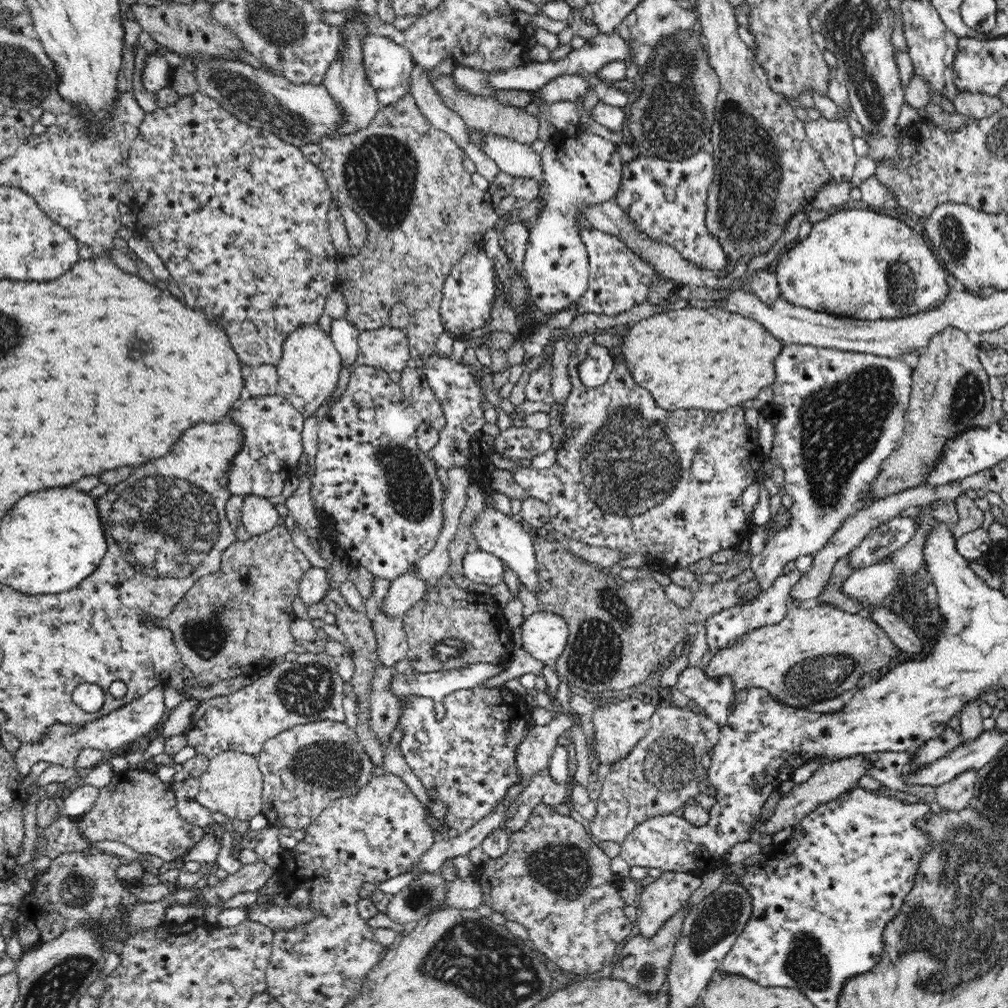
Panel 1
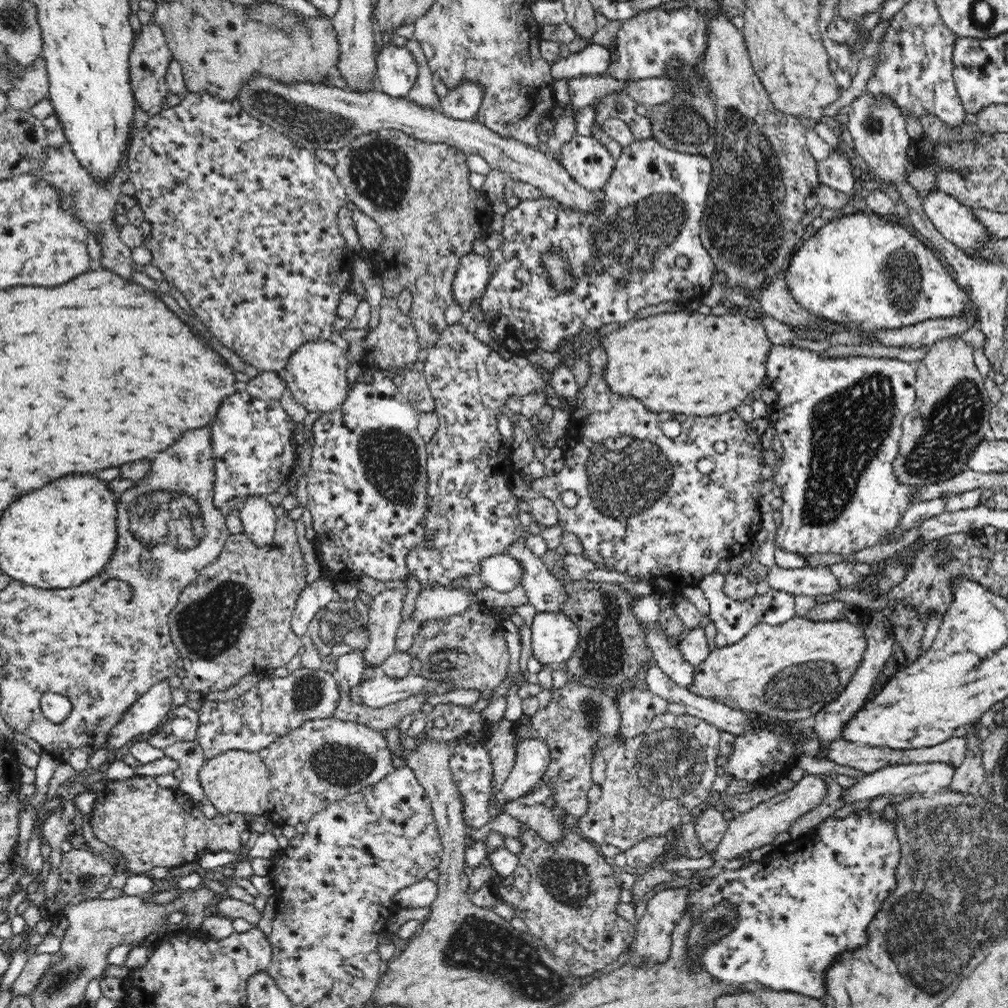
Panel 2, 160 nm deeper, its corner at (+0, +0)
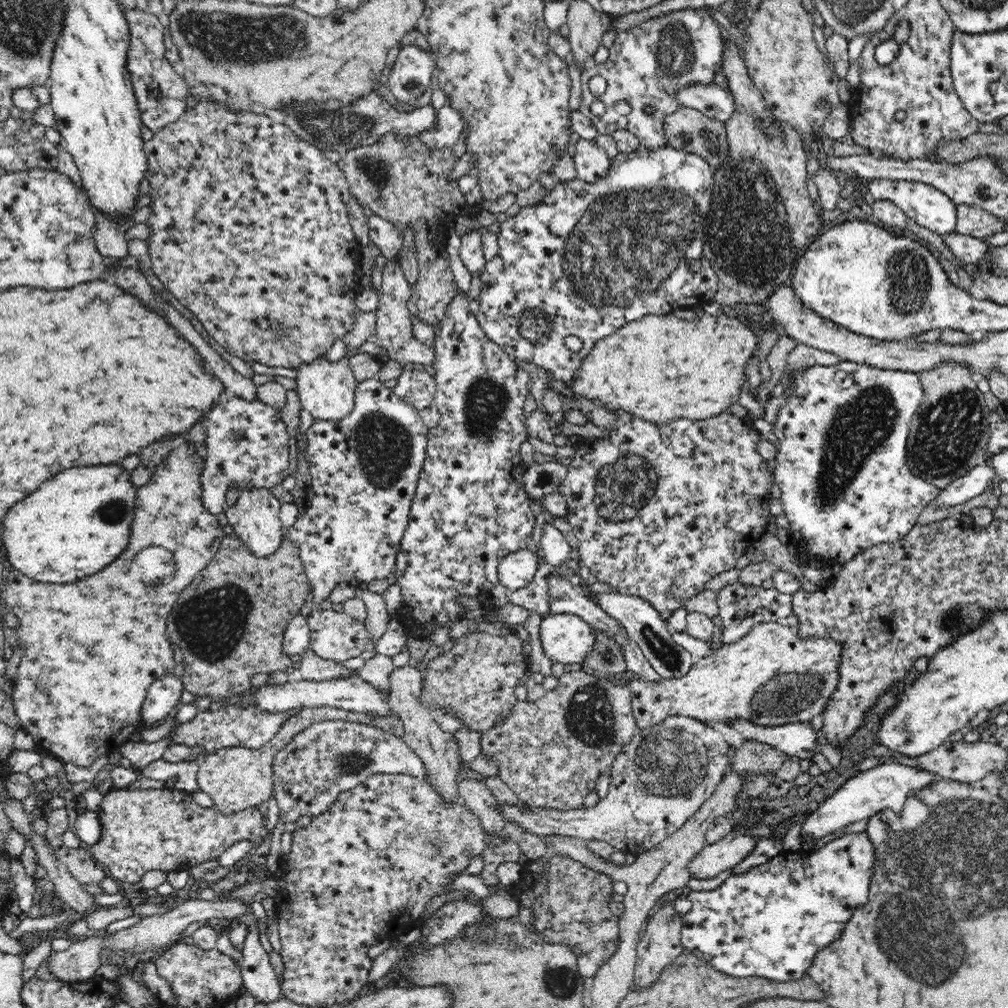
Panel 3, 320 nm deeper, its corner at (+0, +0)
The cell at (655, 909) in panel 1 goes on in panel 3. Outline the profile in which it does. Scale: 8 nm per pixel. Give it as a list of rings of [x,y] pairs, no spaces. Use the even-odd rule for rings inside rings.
[[[666,903],[663,908],[659,908],[650,920],[647,920],[645,924],[646,930],[640,935],[637,946],[638,958],[633,984],[631,985],[632,991],[644,990],[652,986],[660,976],[662,970],[670,963],[673,963],[675,958],[678,958],[686,950],[681,943],[683,925],[681,920],[682,915],[676,912],[670,903]]]

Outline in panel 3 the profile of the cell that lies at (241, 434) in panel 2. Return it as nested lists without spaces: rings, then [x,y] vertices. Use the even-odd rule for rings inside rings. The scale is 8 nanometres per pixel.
[[[238,397],[212,406],[206,412],[207,445],[204,448],[204,468],[200,472],[200,501],[208,513],[217,515],[225,510],[226,490],[230,486],[239,491],[250,486],[270,489],[290,474],[289,435],[280,414],[280,410],[260,400],[250,402]]]

